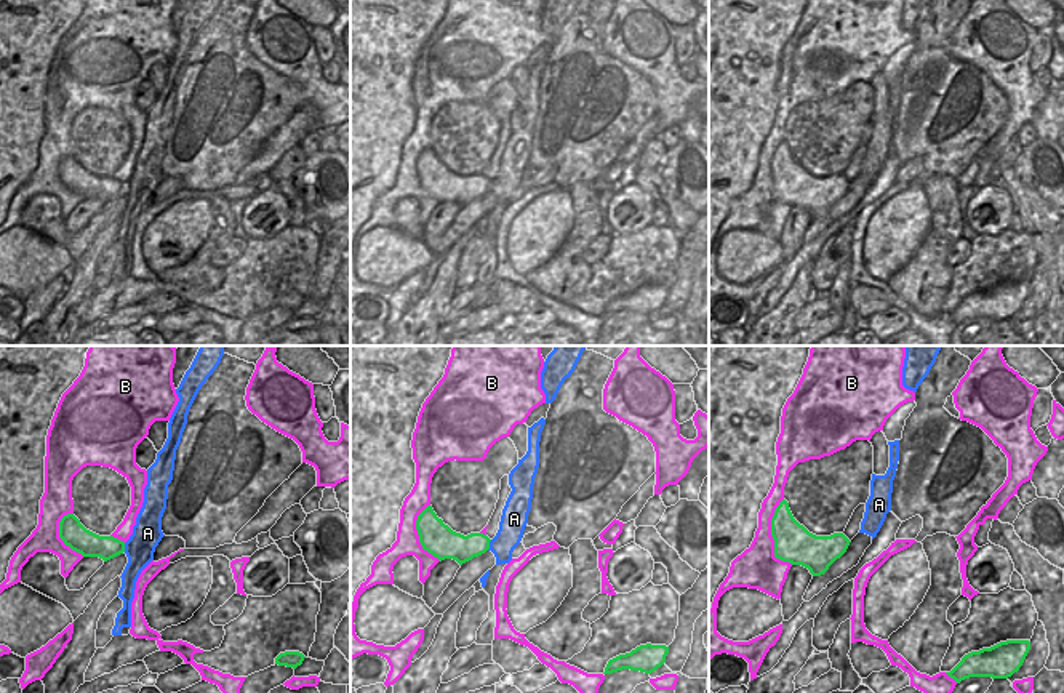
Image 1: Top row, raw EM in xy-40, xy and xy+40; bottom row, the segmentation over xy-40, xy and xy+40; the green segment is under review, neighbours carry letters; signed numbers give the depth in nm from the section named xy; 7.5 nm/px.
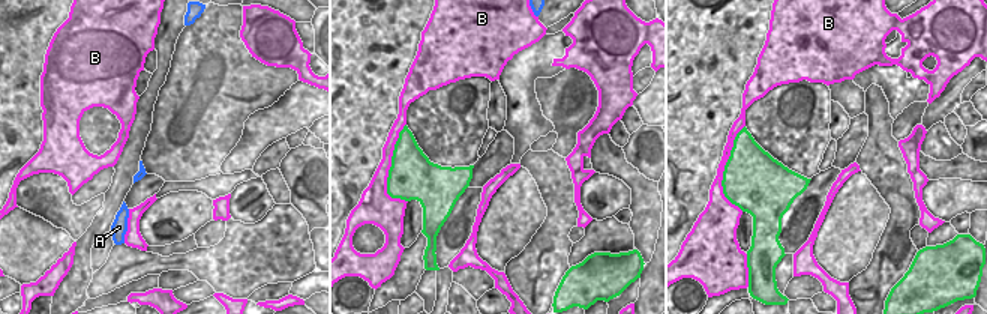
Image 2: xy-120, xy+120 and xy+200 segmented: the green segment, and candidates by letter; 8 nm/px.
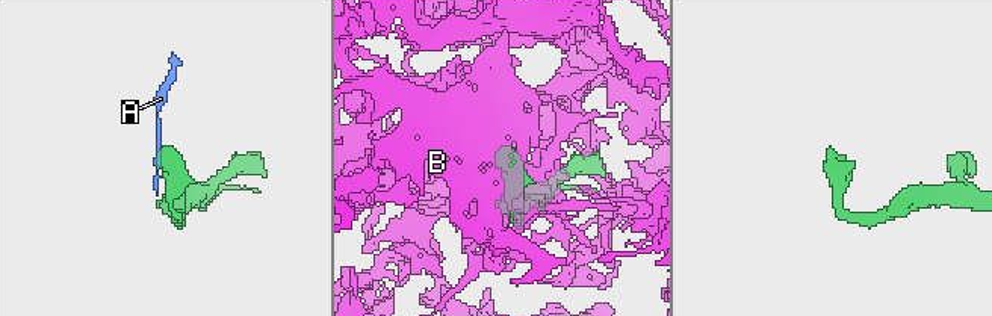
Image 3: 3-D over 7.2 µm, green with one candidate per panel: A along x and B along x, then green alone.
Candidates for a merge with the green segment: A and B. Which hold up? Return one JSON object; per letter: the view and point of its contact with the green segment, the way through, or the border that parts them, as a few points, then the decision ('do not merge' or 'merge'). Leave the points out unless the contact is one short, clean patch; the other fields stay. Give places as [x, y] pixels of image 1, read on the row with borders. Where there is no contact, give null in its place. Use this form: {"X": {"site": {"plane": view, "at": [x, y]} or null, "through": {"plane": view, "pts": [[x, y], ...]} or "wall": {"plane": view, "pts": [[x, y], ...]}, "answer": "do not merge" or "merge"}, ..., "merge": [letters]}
{"A": {"site": {"plane": "xy", "at": [488, 544]}, "wall": {"plane": "xy", "pts": [[492, 540], [487, 549]]}, "answer": "do not merge"}, "B": {"site": {"plane": "xy+40", "at": [772, 535]}, "answer": "do not merge"}, "merge": []}

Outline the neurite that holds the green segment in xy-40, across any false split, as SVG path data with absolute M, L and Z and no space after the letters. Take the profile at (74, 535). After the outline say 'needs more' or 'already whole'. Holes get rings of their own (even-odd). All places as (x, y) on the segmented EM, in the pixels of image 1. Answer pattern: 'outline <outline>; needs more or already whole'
outline M74 514L59 522L59 538L83 557L99 557L104 562L125 552L125 543L114 536L99 536L86 530Z; already whole

